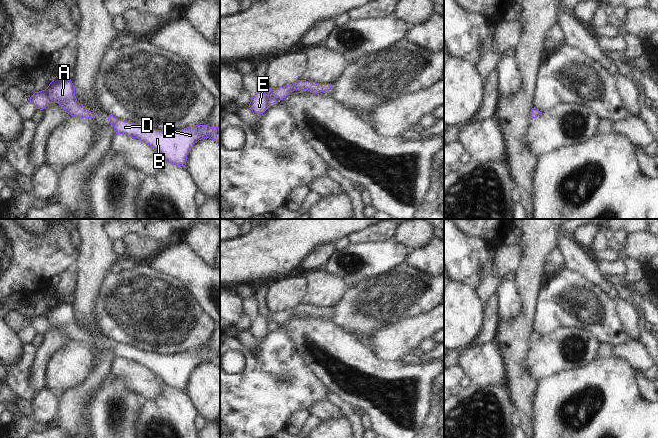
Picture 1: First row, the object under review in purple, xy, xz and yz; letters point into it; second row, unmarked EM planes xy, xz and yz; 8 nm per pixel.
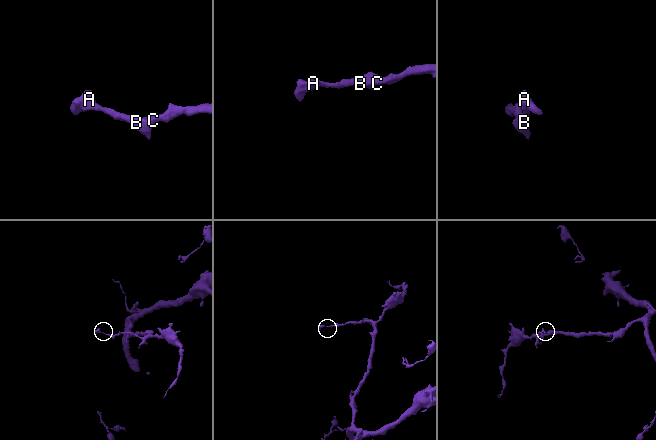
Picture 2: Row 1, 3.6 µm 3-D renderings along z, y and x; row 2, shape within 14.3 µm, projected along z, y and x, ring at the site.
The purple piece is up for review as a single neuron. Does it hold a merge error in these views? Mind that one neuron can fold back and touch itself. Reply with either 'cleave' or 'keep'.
keep

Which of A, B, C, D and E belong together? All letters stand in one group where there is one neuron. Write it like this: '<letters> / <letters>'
A B C D E

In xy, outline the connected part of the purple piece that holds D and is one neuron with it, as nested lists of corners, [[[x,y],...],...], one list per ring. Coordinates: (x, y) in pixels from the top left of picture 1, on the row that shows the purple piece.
[[[109,115],[108,121],[114,127],[116,134],[124,134],[143,141],[157,150],[166,162],[177,166],[186,165],[188,153],[199,140],[209,138],[220,142],[220,127],[196,125],[182,130],[163,132],[118,120],[113,115]]]

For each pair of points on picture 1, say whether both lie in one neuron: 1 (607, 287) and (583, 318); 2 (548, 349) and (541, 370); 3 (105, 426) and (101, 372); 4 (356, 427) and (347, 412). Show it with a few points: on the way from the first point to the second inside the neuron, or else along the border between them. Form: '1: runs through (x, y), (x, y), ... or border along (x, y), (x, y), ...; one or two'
1: border along (585, 276), (591, 282), (598, 285), (615, 302); two
2: runs through (548, 354), (541, 365); one
3: border along (109, 374), (101, 383), (91, 403); two
4: runs through (355, 423), (351, 416); one

